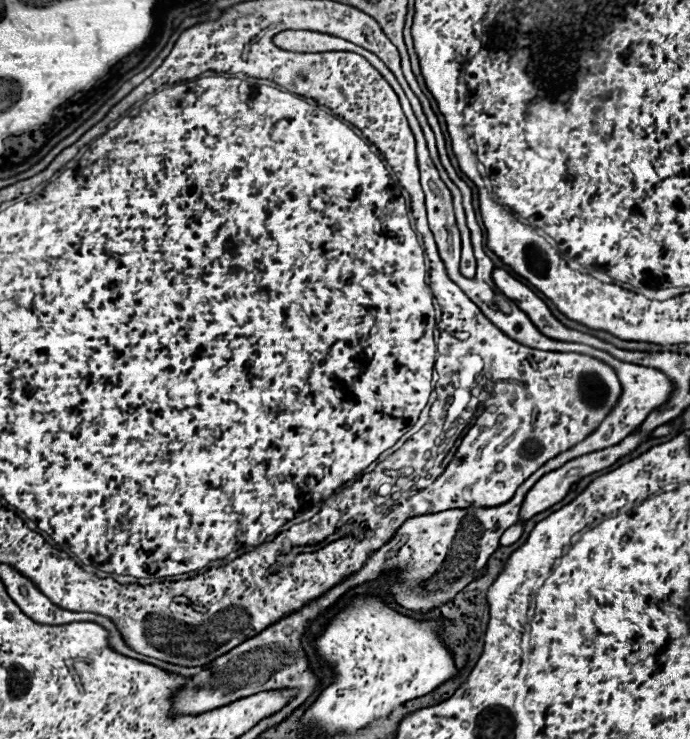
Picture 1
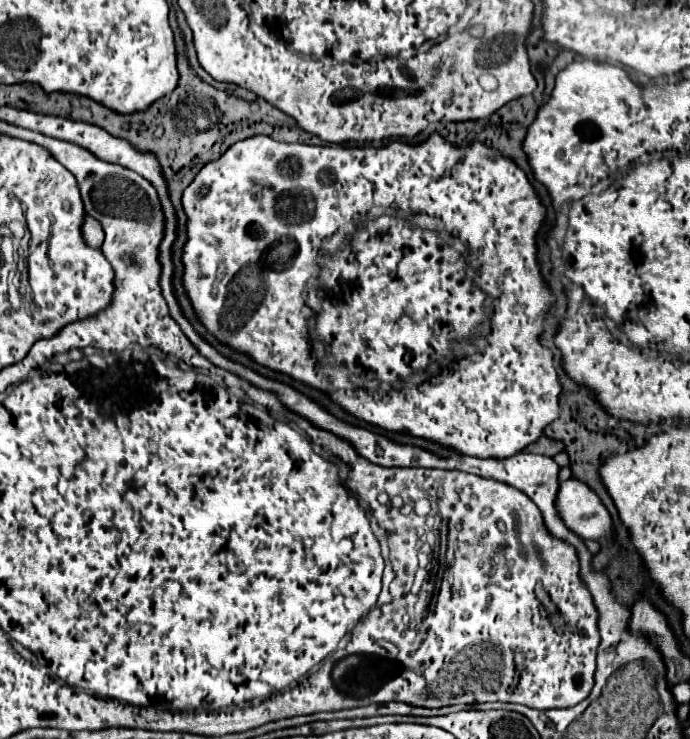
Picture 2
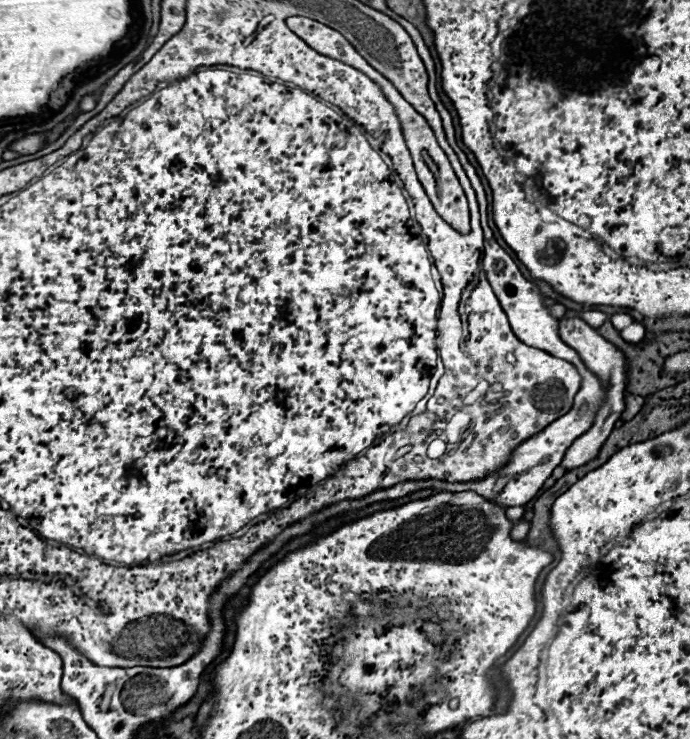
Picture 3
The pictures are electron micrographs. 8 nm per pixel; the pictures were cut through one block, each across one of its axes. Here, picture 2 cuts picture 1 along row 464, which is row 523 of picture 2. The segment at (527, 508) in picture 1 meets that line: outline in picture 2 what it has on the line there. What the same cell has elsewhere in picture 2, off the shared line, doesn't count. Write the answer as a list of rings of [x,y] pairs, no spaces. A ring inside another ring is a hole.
[[[566,480],[556,494],[556,512],[566,528],[584,540],[598,540],[604,546],[612,532],[612,518],[600,498],[580,480]]]

